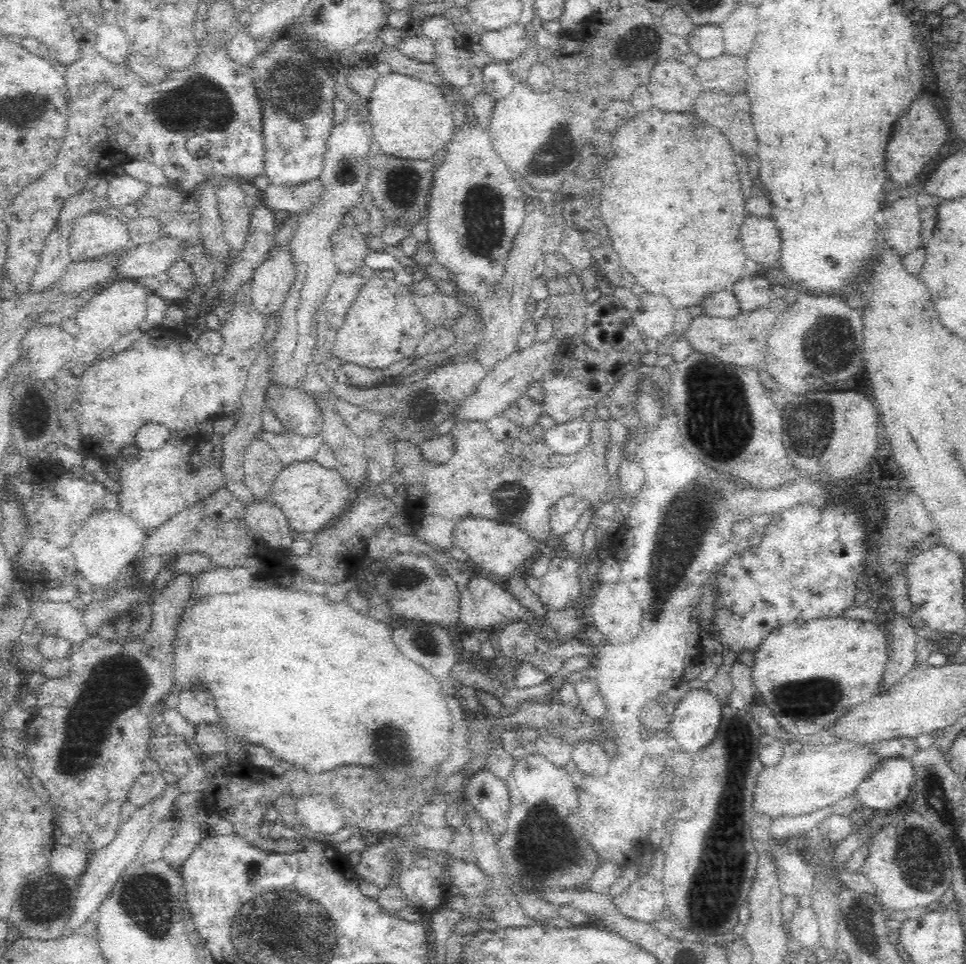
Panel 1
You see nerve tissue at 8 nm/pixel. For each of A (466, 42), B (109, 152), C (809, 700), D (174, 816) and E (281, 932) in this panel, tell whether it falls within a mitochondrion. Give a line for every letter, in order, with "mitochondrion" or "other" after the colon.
A: other
B: other
C: mitochondrion
D: other
E: mitochondrion

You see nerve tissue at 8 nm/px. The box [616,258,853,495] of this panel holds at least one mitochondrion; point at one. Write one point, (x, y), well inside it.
(717, 423)

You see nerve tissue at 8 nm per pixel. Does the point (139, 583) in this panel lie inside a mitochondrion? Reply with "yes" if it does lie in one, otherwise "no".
no

